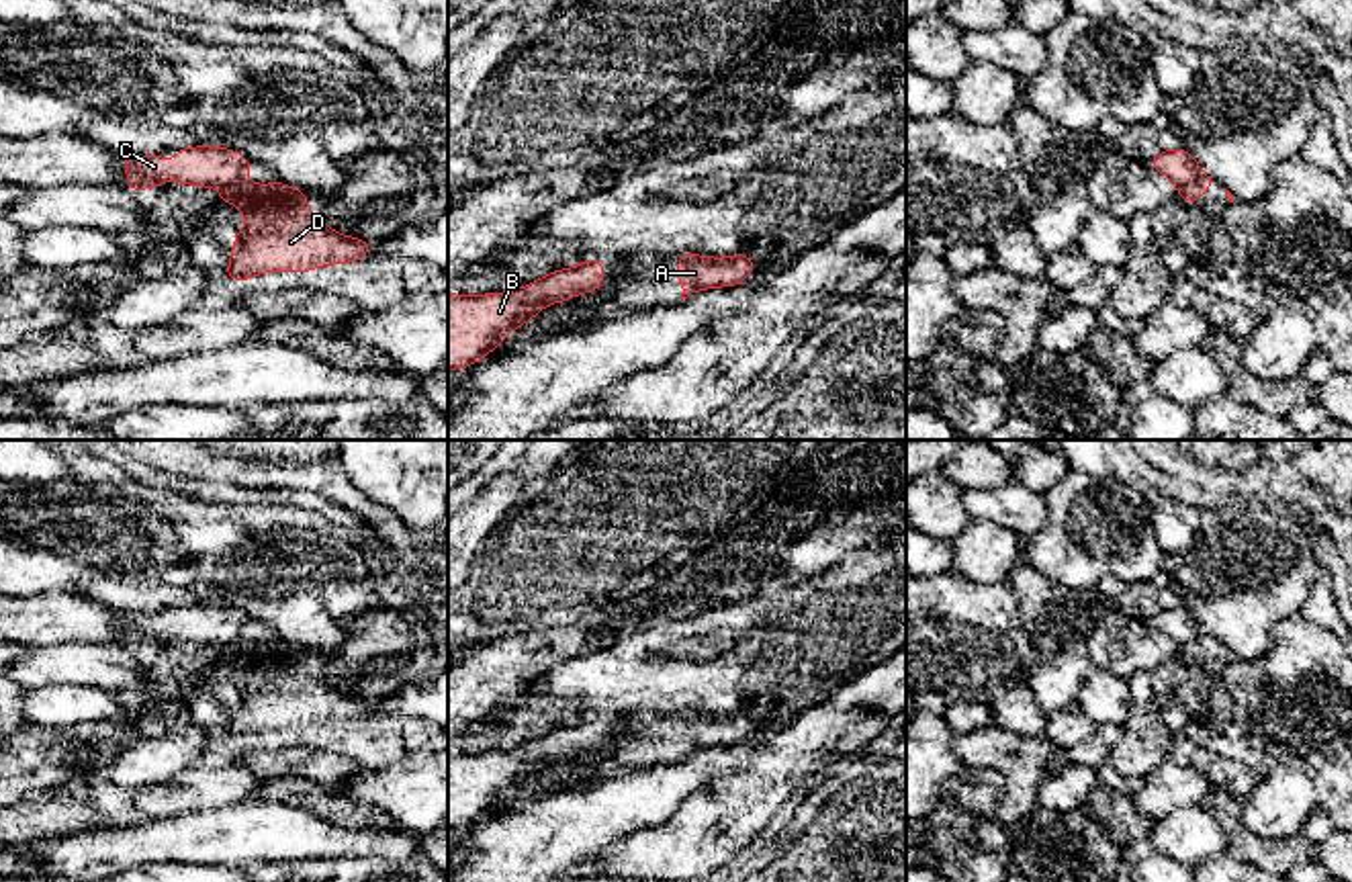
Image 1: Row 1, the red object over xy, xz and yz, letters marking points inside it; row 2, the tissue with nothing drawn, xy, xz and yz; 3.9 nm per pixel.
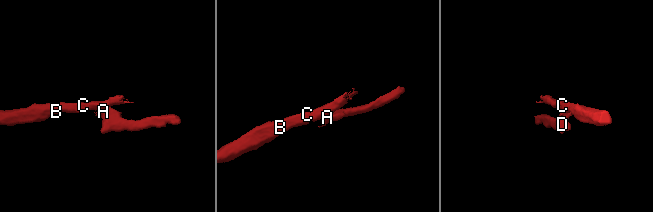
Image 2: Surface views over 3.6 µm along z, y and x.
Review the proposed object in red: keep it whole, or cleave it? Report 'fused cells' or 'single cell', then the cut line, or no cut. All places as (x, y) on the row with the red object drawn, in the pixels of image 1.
fused cells; cut yz (1201, 172), (1179, 189)

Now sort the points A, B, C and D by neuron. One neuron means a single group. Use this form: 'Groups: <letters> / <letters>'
Groups: A D / B C

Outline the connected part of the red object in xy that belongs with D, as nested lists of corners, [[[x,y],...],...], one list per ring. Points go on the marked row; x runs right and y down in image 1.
[[[239,182],[221,188],[219,203],[235,203],[250,221],[233,237],[227,280],[247,280],[270,270],[309,272],[317,266],[356,262],[370,256],[370,239],[346,237],[313,217],[307,190],[284,182]]]

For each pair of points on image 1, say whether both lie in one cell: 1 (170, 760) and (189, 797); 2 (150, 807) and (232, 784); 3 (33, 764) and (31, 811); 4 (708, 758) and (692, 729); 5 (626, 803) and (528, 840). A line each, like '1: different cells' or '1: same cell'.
1: different cells
2: same cell
3: different cells
4: different cells
5: same cell

